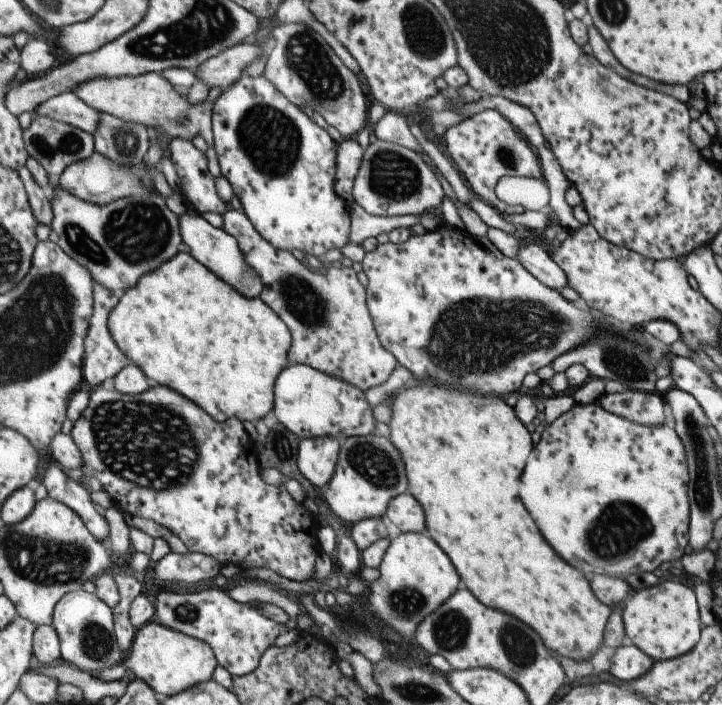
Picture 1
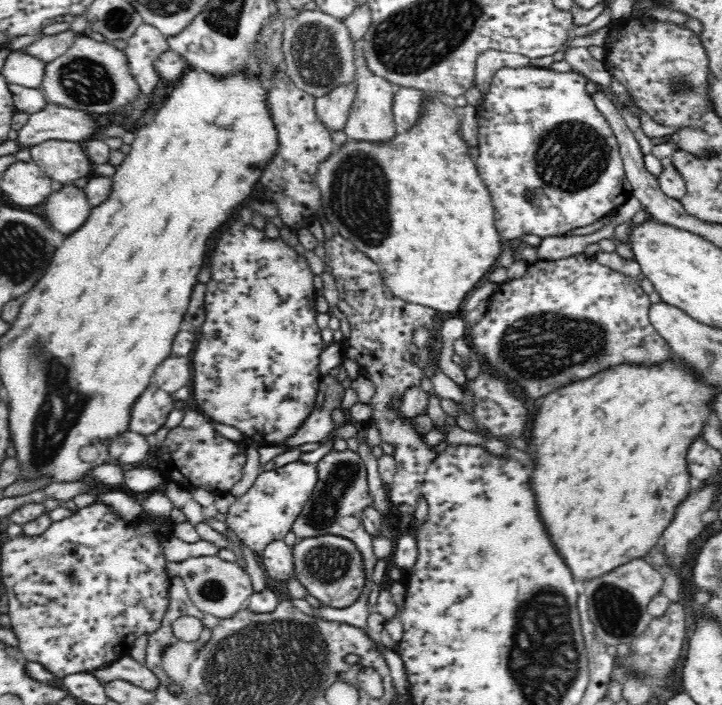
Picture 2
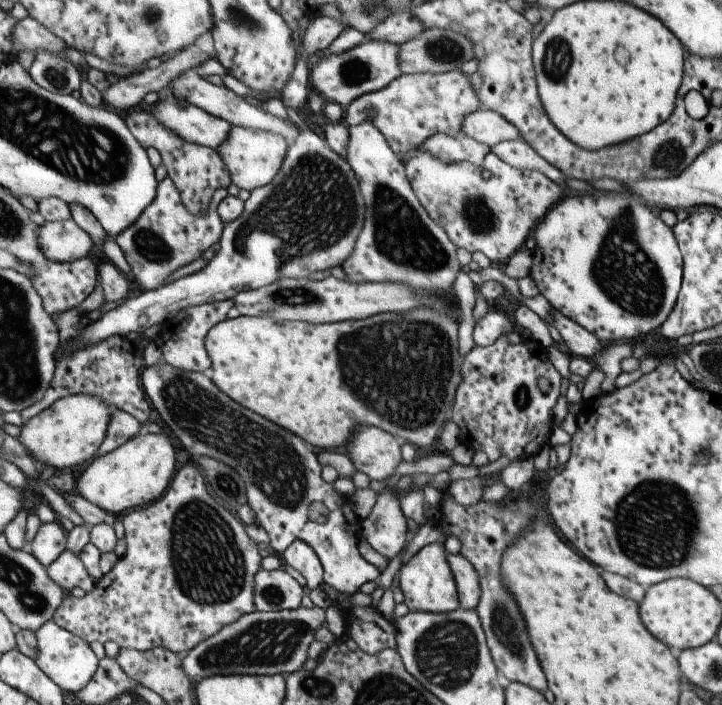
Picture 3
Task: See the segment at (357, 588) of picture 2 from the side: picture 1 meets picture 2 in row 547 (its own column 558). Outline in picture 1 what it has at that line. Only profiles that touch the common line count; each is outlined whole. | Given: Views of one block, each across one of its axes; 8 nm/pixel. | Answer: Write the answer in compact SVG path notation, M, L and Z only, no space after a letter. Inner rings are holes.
M441 225L437 230L427 231L423 234L411 233L405 242L399 244L390 241L385 244L378 244L373 249L373 252L365 253L363 260L361 260L361 267L367 277L367 286L364 287L366 308L372 320L377 339L381 347L395 358L396 363L406 368L417 381L435 382L435 384L443 384L443 386L457 386L457 390L469 390L471 394L505 398L517 392L526 374L535 373L539 368L550 364L557 356L592 337L598 329L617 333L622 336L622 340L628 339L638 343L645 351L649 352L649 346L641 338L640 333L642 331L640 328L633 328L628 332L616 330L602 316L600 319L596 319L586 311L574 308L556 290L547 288L531 274L528 274L516 259L491 256L487 250L477 244L476 238L466 234L466 230L457 230L447 225Z

